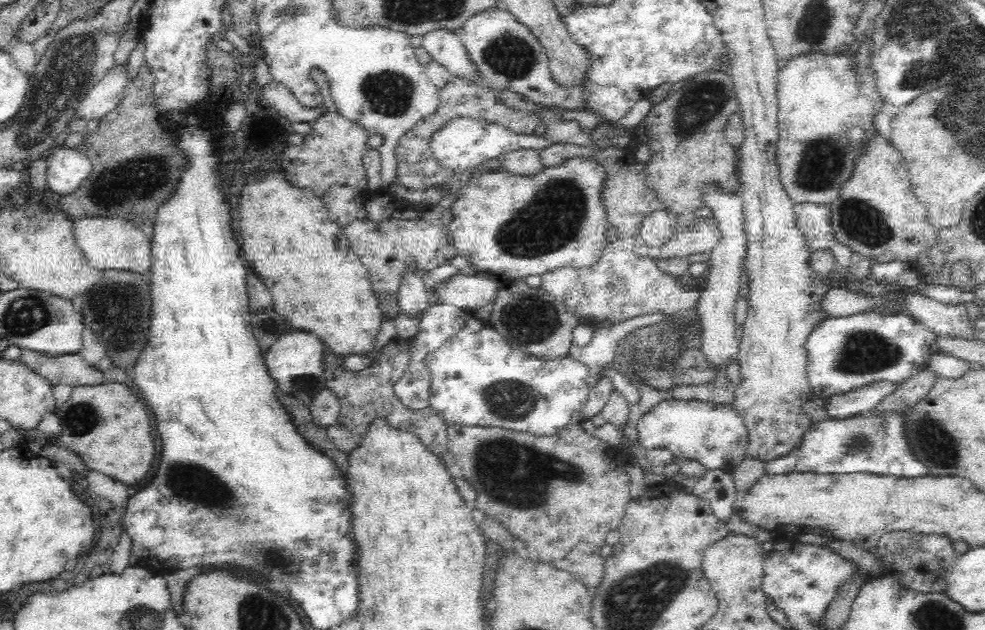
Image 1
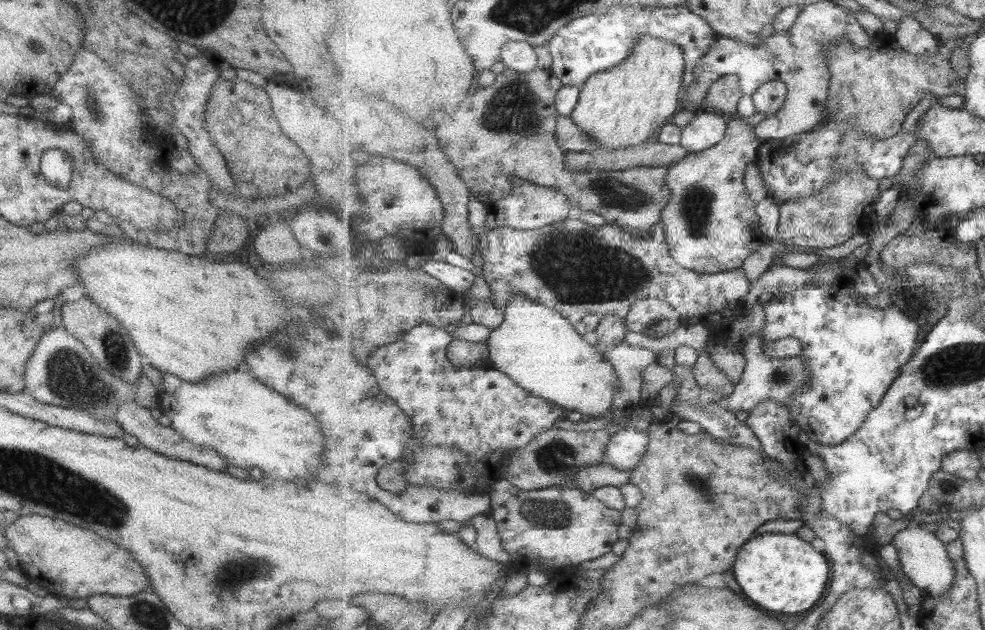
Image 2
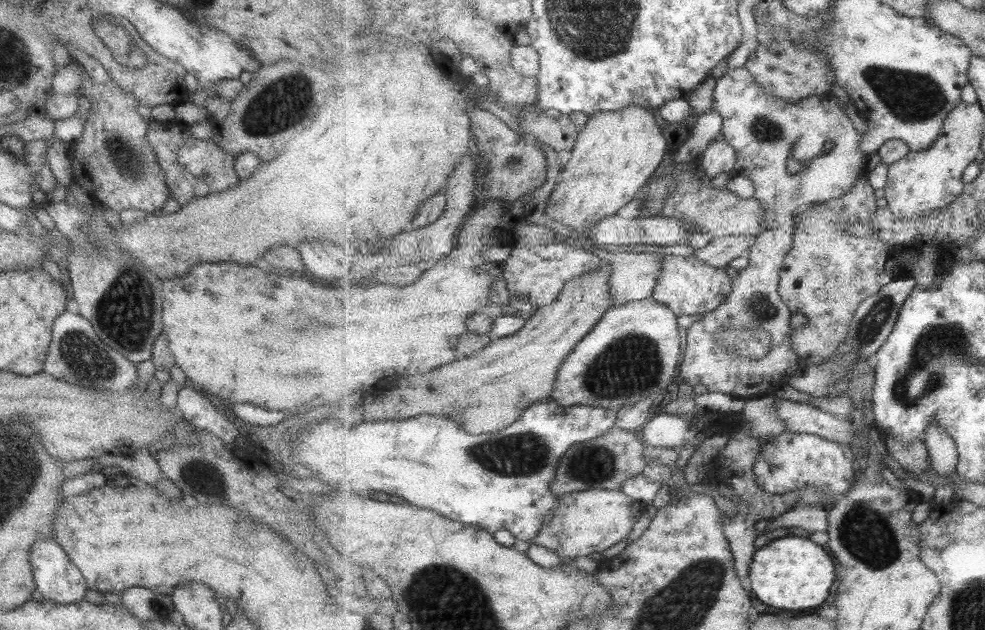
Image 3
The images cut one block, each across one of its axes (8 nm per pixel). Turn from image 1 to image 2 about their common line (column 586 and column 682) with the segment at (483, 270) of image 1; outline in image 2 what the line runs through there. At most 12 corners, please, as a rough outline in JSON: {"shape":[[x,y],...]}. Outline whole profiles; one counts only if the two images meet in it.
{"shape":[[739,116],[666,176],[664,232],[693,272],[741,269],[765,236]]}

